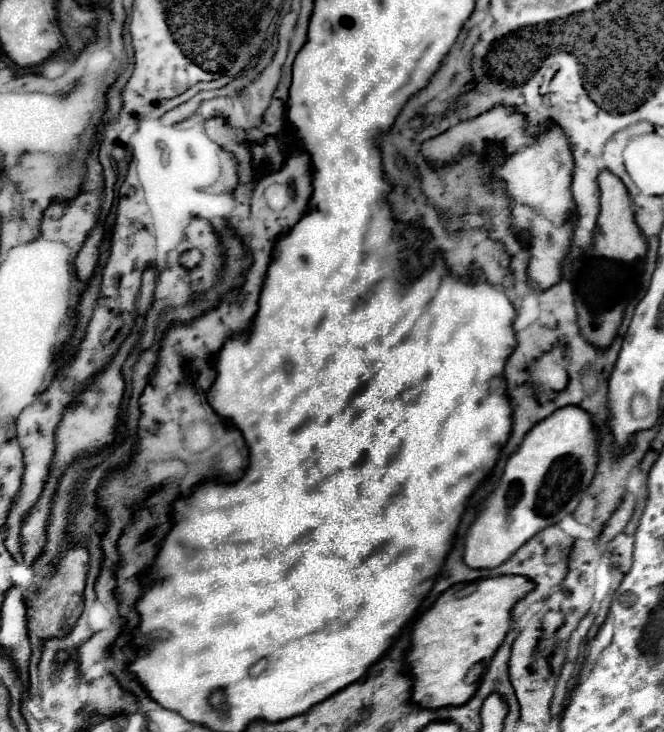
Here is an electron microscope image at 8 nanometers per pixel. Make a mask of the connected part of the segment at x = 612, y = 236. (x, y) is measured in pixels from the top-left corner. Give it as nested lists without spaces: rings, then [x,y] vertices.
[[[609,170],[599,172],[597,182],[599,182],[599,190],[601,190],[601,212],[597,218],[597,230],[595,230],[593,246],[597,248],[597,252],[603,252],[603,256],[611,258],[611,260],[631,262],[631,260],[643,258],[647,244],[645,244],[645,238],[633,220],[633,210],[631,210],[627,188]]]

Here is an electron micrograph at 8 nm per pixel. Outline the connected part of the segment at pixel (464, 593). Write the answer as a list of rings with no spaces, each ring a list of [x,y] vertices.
[[[497,576],[487,580],[477,580],[469,584],[455,584],[449,590],[445,590],[437,602],[419,618],[419,622],[413,626],[413,642],[405,658],[405,668],[409,670],[409,676],[413,680],[413,694],[411,702],[419,708],[437,710],[445,706],[461,706],[465,704],[475,690],[479,688],[477,680],[471,680],[471,670],[479,664],[485,668],[491,660],[491,656],[497,652],[499,644],[503,642],[509,624],[511,624],[511,608],[513,604],[523,598],[533,584],[523,576]]]

